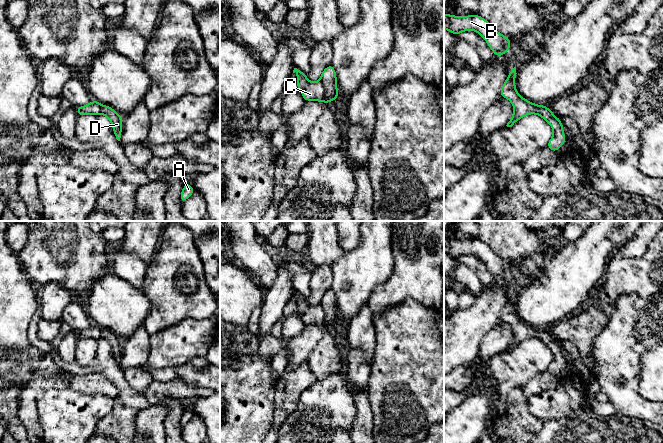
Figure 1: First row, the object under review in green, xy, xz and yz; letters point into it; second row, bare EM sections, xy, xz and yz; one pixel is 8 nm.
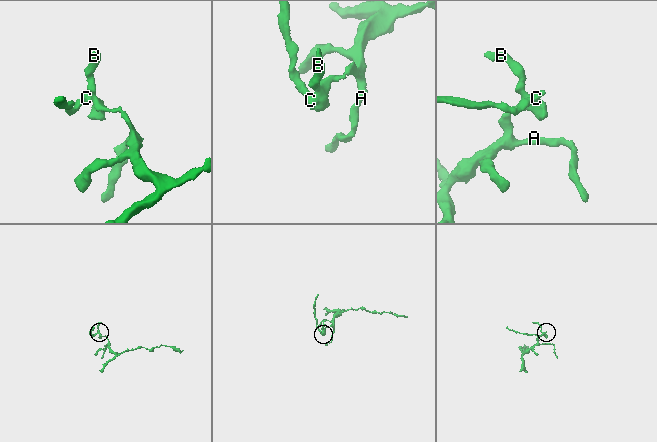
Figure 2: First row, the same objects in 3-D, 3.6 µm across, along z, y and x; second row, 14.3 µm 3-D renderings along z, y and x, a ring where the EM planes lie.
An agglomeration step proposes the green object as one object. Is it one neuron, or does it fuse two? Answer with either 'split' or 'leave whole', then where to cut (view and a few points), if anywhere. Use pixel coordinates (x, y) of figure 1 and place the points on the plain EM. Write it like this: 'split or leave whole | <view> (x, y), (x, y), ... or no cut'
split | xz (319, 305), (324, 313), (324, 325)

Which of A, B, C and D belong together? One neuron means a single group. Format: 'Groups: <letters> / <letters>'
Groups: A B D / C

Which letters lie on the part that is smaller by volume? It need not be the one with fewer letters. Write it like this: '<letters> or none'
C

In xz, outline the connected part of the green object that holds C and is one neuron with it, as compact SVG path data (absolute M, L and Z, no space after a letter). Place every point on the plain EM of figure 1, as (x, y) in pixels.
M294 292L293 297L297 297L297 312L301 315L305 325L324 326L324 310L320 305L310 306L306 298L297 292Z

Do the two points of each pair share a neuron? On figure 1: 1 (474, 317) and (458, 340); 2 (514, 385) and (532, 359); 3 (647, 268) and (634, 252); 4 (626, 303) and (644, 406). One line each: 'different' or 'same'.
1: same
2: same
3: different
4: same

